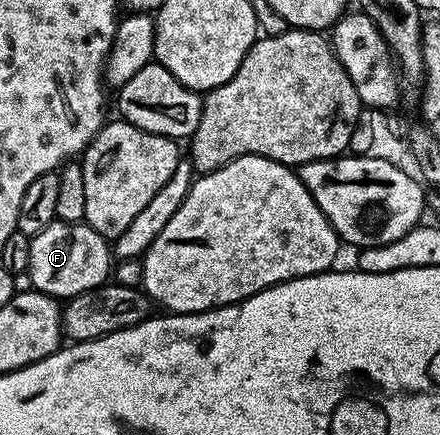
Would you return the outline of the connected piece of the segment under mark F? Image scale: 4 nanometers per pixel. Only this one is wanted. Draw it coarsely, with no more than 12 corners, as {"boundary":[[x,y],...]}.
{"boundary":[[88,223],[30,238],[33,288],[67,301],[109,282],[114,251]]}

